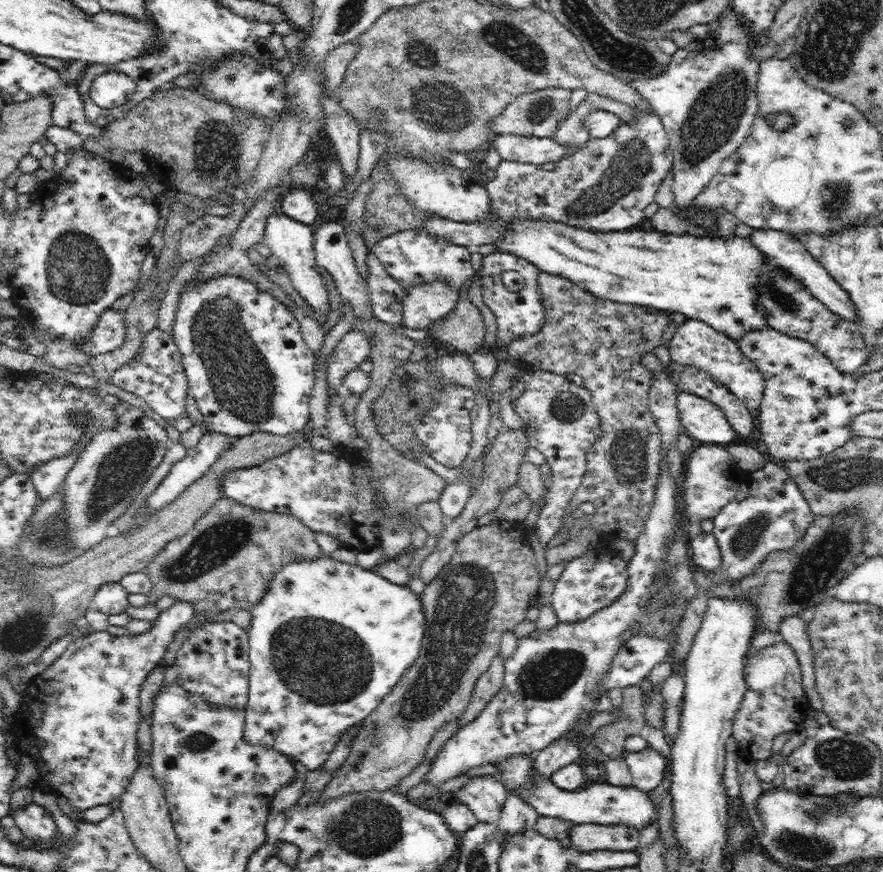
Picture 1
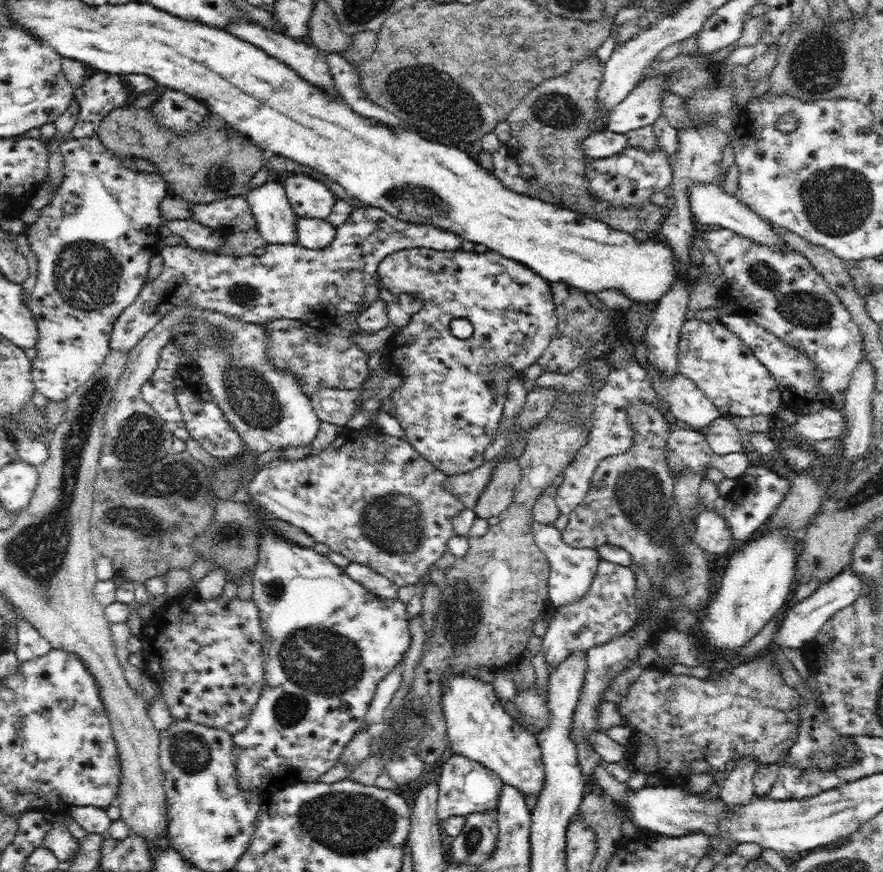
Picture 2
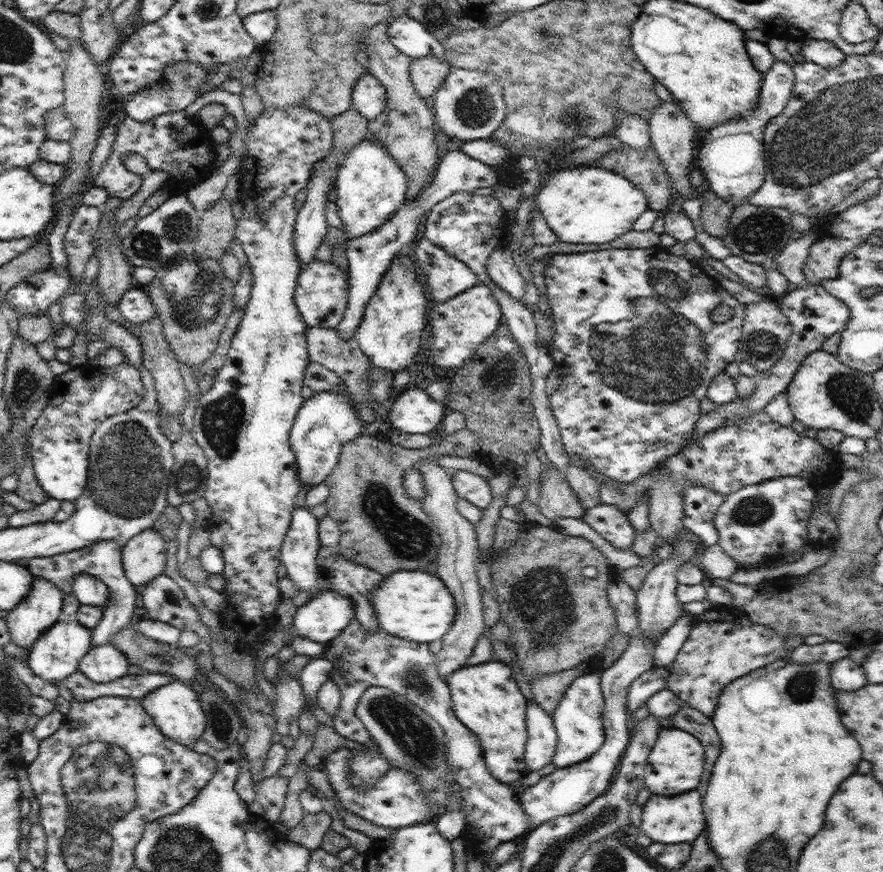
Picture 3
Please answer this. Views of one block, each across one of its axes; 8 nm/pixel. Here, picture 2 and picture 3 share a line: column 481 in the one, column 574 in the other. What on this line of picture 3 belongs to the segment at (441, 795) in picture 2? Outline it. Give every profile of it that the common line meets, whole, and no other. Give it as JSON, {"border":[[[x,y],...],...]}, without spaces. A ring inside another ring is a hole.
{"border":[[[636,633],[630,637],[625,652],[612,666],[603,671],[600,680],[605,700],[605,709],[603,710],[604,743],[594,755],[588,757],[588,760],[572,764],[567,768],[557,768],[552,774],[543,776],[534,786],[526,788],[520,795],[518,801],[524,809],[524,814],[530,817],[532,828],[550,819],[578,812],[596,797],[606,792],[631,738],[631,723],[627,720],[629,686],[655,664],[654,646],[655,643],[652,640],[640,638]]]}

